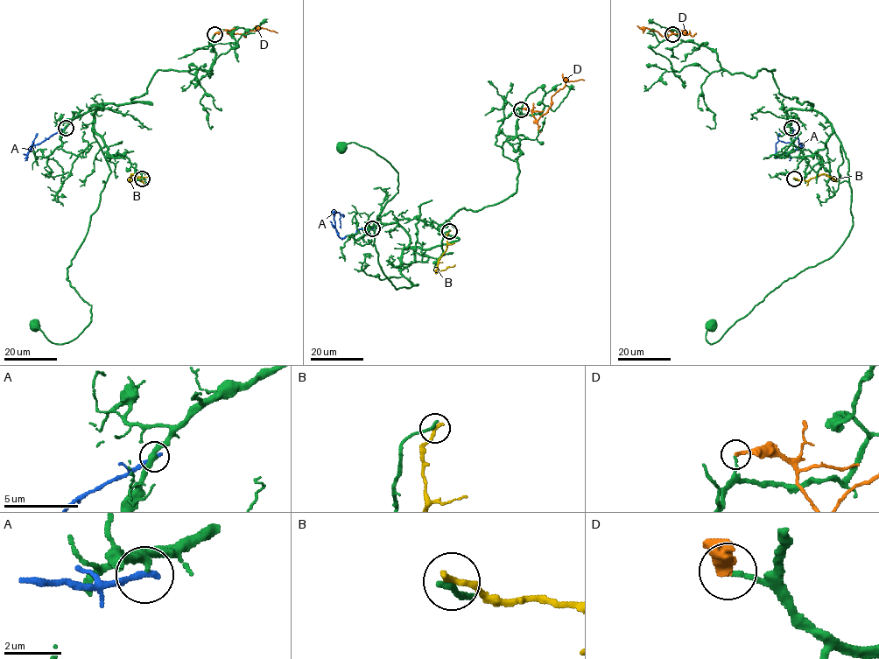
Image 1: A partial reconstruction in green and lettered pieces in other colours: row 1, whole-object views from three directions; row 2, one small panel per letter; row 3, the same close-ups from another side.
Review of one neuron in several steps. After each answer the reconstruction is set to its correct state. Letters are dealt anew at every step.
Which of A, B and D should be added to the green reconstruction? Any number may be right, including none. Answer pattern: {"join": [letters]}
{"join": []}

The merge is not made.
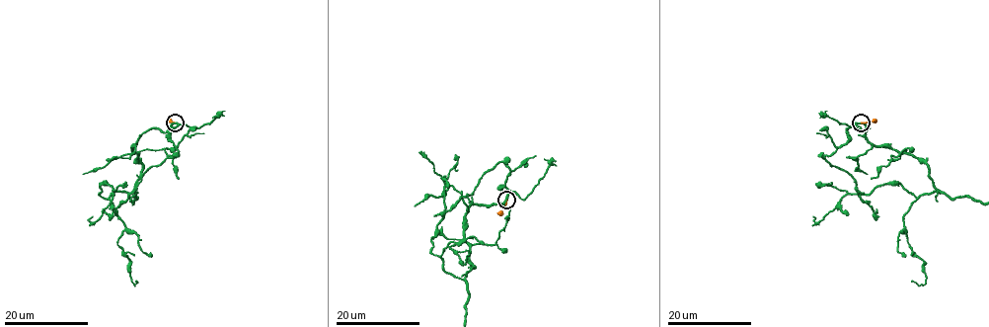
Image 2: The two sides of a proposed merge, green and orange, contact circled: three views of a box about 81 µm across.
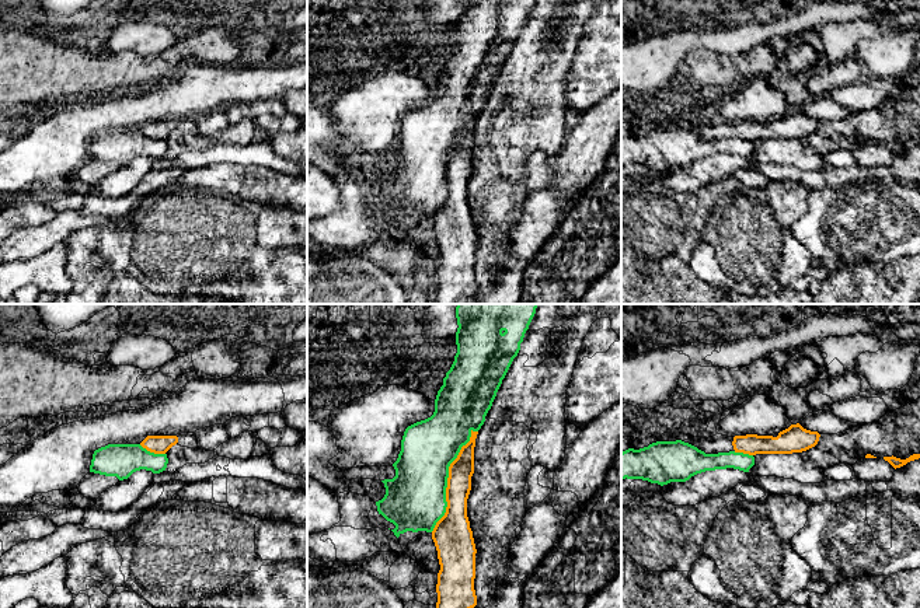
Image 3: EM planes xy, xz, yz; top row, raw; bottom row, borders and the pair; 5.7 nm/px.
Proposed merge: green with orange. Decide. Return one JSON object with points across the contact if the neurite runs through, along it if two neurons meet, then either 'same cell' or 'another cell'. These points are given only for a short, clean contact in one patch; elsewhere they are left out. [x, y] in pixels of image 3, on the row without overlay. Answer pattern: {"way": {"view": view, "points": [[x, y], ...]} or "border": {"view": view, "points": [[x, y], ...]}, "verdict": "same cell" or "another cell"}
{"verdict": "another cell"}

